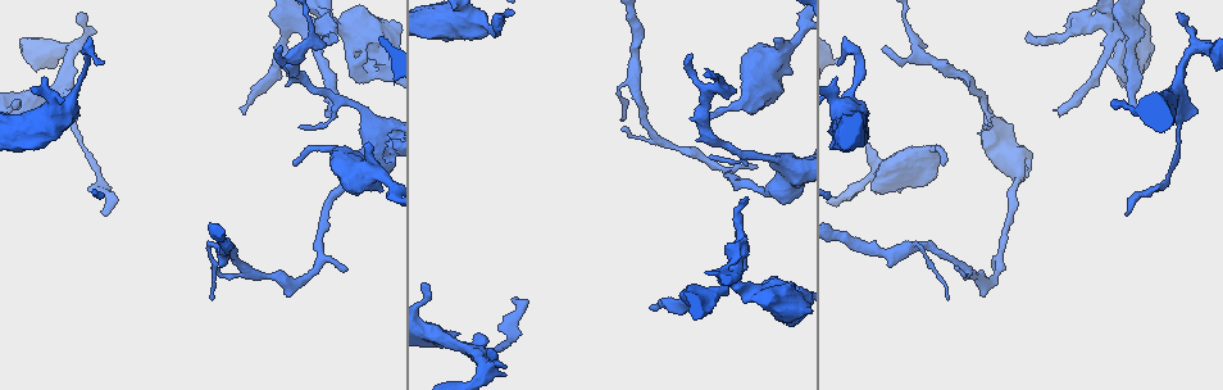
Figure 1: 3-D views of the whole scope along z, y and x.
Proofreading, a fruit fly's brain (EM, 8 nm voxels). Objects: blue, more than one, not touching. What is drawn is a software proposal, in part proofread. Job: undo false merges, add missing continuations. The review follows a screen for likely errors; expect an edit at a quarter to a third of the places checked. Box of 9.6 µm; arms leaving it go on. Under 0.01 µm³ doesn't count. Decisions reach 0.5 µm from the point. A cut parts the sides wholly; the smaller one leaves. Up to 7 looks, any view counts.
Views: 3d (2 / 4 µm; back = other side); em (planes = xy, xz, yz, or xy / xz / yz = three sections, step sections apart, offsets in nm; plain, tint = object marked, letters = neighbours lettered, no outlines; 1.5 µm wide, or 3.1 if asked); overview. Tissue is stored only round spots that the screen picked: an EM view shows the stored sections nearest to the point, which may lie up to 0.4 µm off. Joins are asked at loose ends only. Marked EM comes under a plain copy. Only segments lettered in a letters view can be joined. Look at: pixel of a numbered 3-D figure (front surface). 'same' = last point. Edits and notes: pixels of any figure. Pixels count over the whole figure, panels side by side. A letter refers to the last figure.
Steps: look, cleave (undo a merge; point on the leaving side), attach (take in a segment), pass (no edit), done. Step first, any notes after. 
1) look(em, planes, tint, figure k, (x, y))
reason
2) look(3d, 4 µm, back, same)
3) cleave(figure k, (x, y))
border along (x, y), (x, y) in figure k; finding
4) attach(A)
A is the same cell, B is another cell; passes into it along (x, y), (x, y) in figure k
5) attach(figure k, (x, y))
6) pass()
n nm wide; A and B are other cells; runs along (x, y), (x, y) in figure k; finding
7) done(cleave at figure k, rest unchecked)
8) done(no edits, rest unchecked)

look(em, yz, step 8, letters, figure 1, (776, 38))
branch stops here

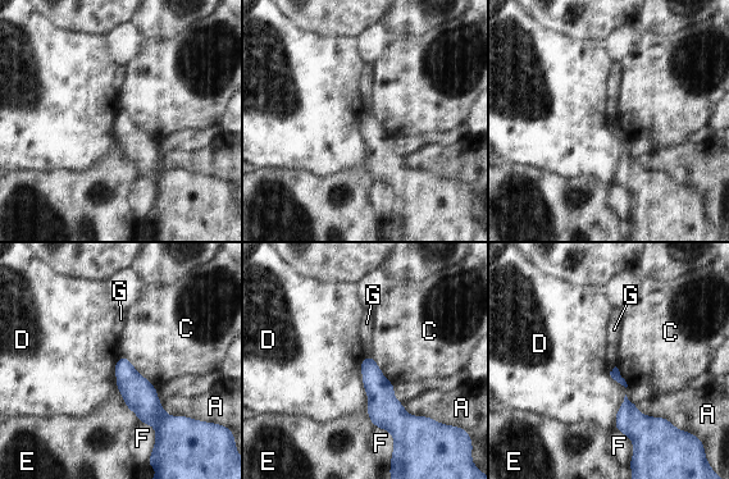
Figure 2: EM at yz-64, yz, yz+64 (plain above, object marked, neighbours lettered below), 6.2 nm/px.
look(em, planes, letters, same)
cut it another way

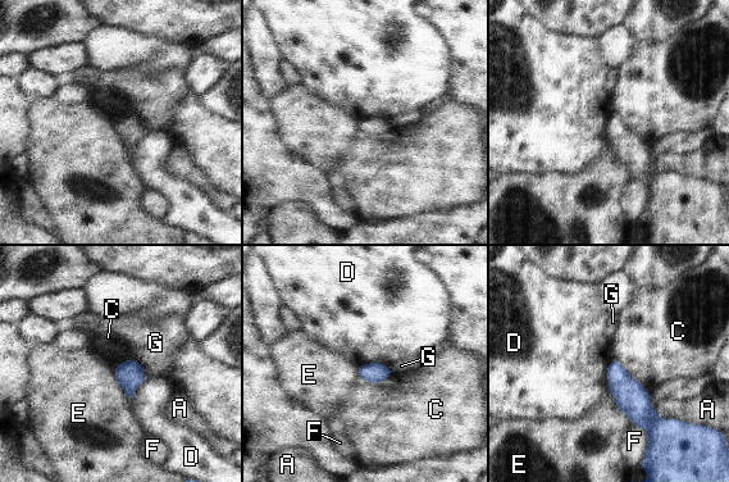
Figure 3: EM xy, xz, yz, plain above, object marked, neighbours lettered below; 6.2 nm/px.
pass()
A, C, D, E, F and G are other cells; no lettered segment goes on from it

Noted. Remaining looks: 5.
look(em, planes, letters, figure 1, (278, 53))
tapers out

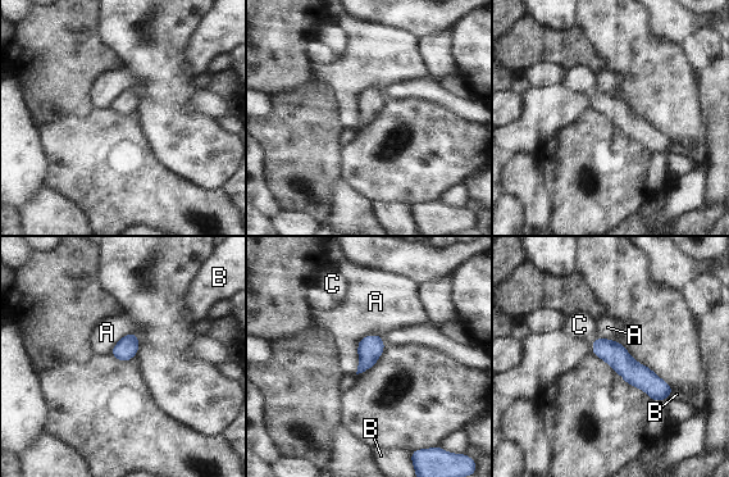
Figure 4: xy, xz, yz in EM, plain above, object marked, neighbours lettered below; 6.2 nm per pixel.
attach(C)
A touches over 300 nm; C is the same cell, A and B are other cells; passes into it along (613, 353), (595, 340), (579, 325) in figure 4; the neuron continues

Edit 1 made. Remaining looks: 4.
look(overview)

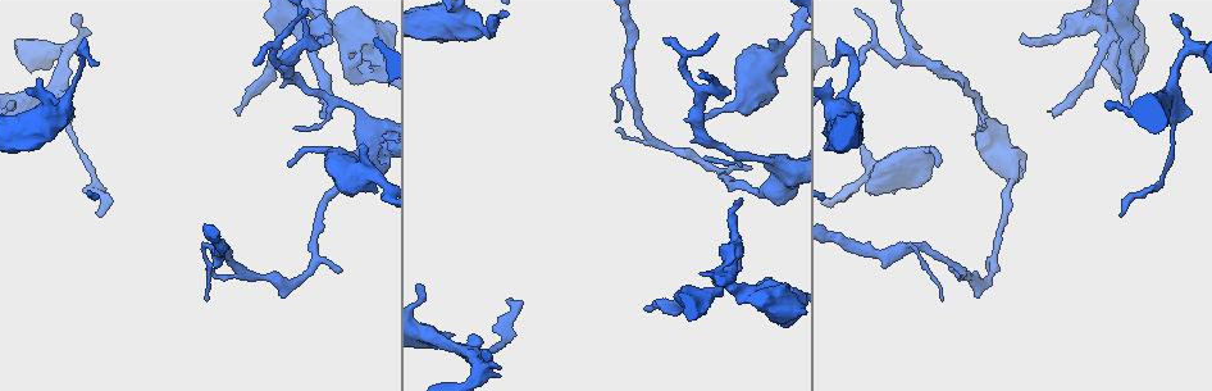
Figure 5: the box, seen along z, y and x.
look(3d, 4 µm, figure 5, (491, 26))
abrupt turn

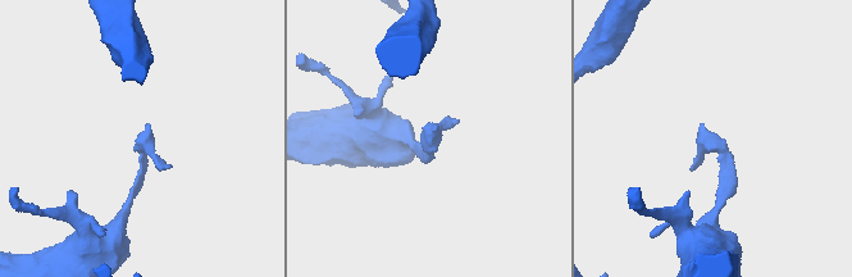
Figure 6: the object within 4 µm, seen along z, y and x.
look(em, xz, step 8, letters, figure 6, (717, 143))

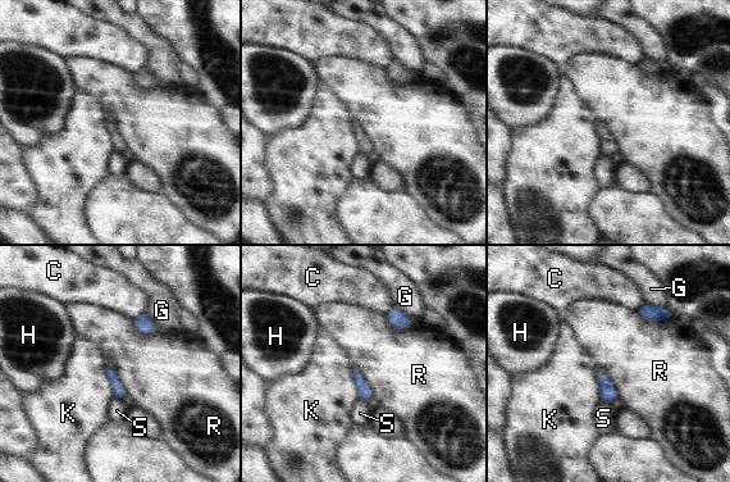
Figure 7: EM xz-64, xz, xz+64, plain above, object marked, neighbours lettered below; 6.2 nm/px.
look(em, planes, letters, same)

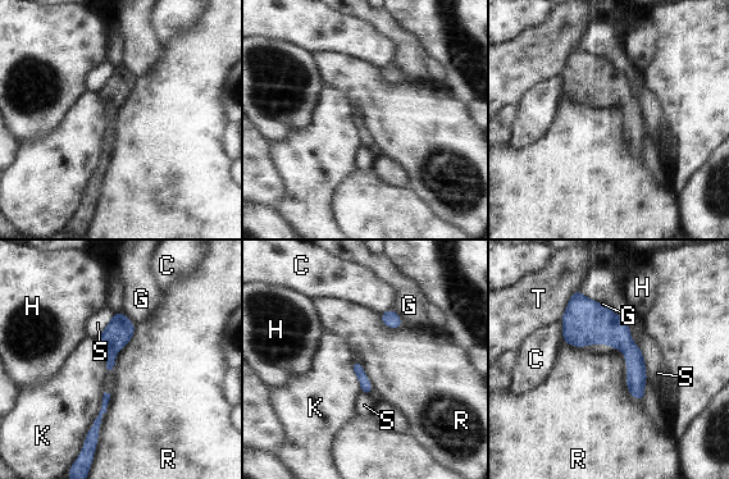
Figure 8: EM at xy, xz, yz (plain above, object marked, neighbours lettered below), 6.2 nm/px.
pass()
C, G, H, K, R, S and T are other cells; border along (392, 308), (400, 318), (402, 327) in figure 8; one neuron here

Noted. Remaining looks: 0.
done(attach at figure 4, rest unchecked)

